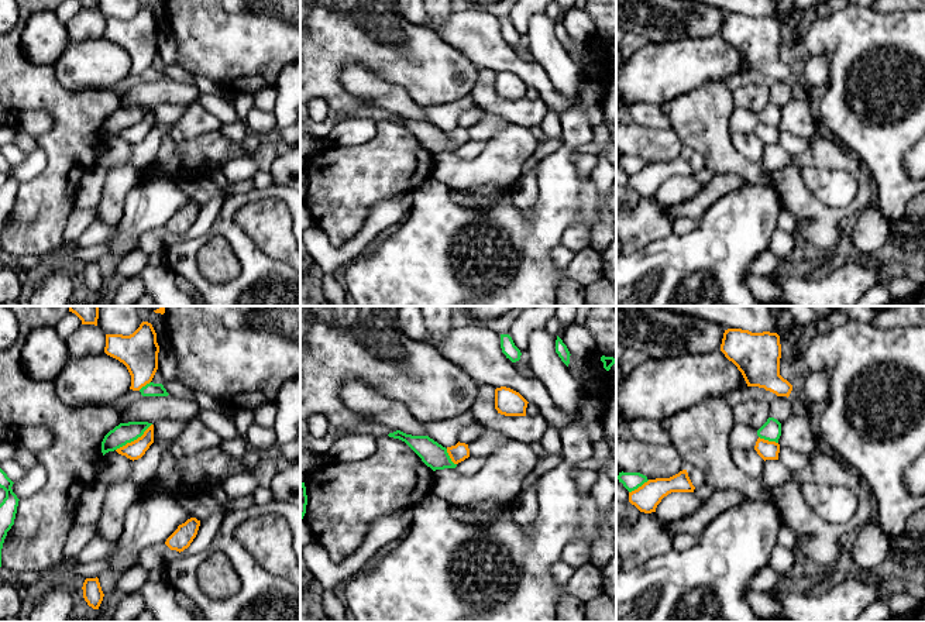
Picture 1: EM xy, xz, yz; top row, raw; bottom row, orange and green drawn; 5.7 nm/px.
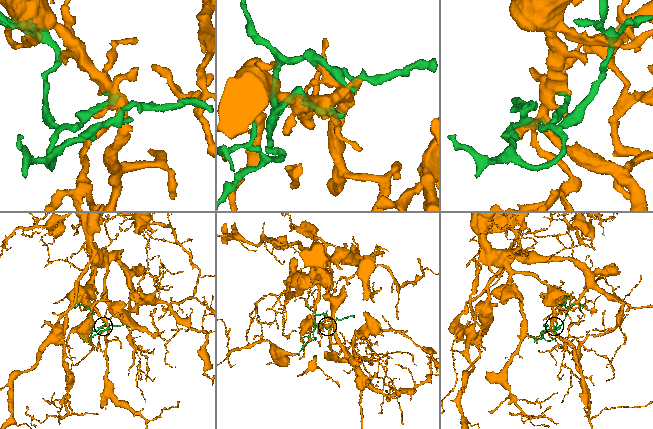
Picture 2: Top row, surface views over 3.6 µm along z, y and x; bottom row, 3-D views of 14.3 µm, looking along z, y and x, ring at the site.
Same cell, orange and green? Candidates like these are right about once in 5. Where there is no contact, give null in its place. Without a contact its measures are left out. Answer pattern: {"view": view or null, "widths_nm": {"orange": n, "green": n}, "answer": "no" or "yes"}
{"view": "xy", "widths_nm": {"orange": 110, "green": 120}, "answer": "no"}

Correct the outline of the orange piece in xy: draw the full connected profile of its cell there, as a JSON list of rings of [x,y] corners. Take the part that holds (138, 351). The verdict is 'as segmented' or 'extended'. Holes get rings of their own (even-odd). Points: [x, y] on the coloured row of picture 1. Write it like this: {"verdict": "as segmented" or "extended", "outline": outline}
{"verdict": "as segmented", "outline": [[[142,322],[130,336],[106,334],[104,353],[127,367],[133,391],[149,384],[158,370],[159,346],[157,333],[148,322]]]}

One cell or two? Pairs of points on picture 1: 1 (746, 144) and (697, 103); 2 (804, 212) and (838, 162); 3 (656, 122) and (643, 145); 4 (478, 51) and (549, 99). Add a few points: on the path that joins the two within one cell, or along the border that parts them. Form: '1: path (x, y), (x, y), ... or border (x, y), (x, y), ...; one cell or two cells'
1: border (731, 133), (733, 147), (750, 161); two cells
2: path (795, 191), (795, 168), (804, 160), (817, 160); one cell
3: border (635, 122), (643, 127), (670, 129); two cells
4: path (497, 55), (526, 71), (536, 81); one cell

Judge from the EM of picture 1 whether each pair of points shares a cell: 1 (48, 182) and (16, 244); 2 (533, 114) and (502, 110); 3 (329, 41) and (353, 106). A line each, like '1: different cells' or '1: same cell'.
1: same cell
2: same cell
3: same cell

